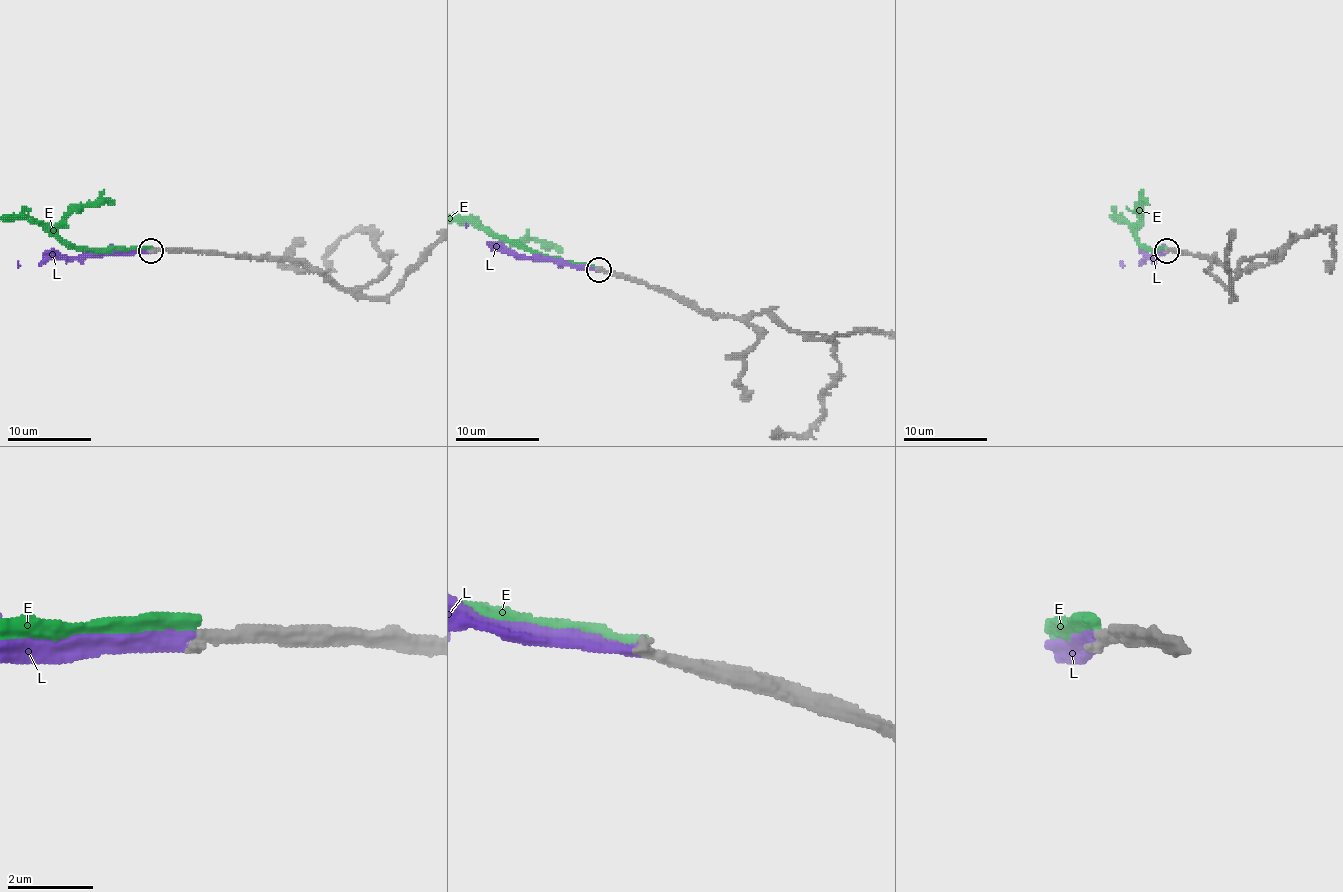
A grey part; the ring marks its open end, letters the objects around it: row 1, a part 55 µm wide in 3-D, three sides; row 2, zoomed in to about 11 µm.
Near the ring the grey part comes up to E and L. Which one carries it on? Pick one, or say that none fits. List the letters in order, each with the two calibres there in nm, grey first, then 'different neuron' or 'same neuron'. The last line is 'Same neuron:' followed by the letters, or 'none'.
E: calibres 320 and 320 nm; different neuron
L: calibres 300 and 320 nm; same neuron
Same neuron: L

